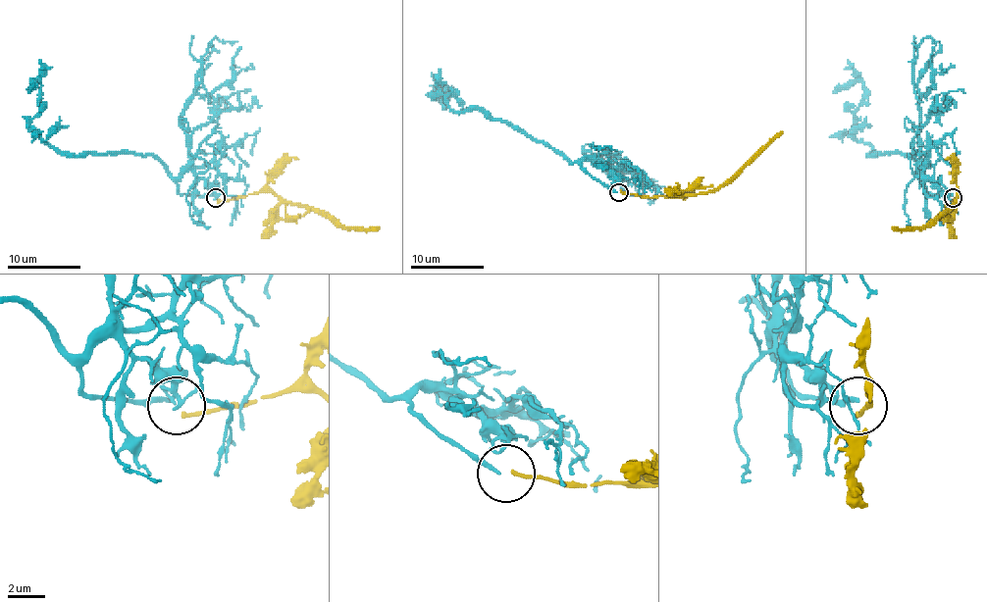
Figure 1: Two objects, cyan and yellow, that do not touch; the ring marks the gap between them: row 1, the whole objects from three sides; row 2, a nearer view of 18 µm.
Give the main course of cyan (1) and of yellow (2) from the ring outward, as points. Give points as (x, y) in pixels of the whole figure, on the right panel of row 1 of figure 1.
1: (953, 195), (930, 194), (923, 170), (909, 155), (869, 155), (871, 148), (855, 137), (860, 81), (833, 93)
2: (953, 199), (955, 201), (956, 192), (956, 201), (923, 226), (892, 226)

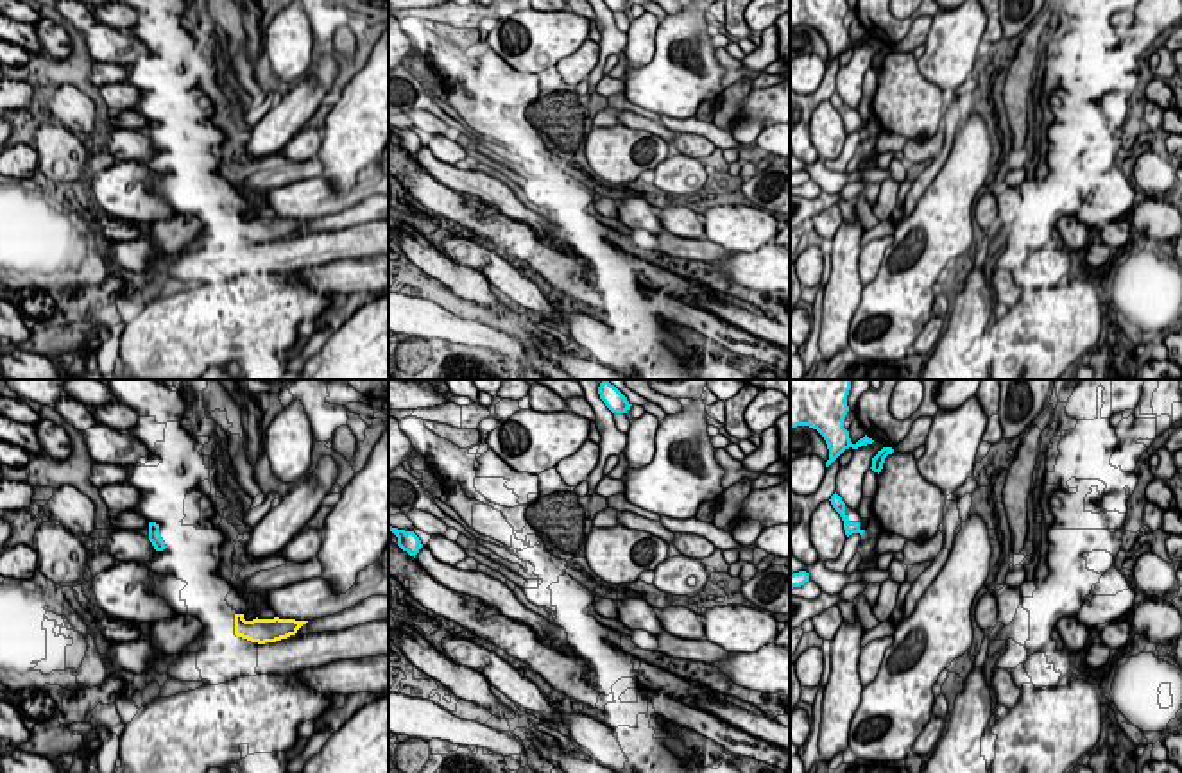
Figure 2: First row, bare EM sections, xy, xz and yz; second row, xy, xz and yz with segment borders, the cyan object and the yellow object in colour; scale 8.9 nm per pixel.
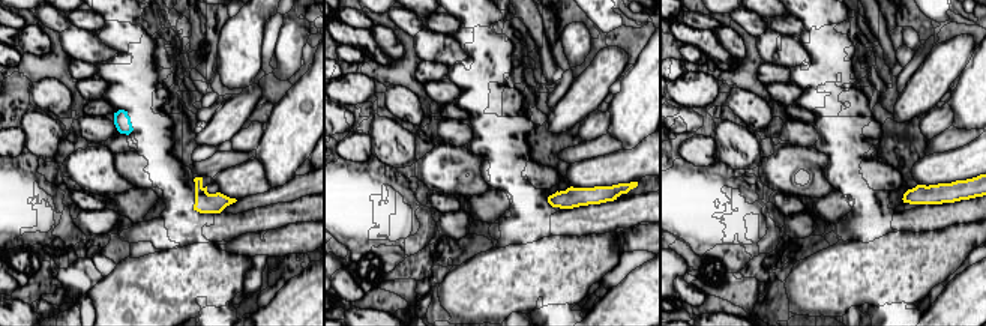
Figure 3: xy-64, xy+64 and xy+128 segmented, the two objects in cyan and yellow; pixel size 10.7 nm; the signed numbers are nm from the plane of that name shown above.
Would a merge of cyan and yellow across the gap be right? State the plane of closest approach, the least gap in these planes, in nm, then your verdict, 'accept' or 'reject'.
view xy; gap 850 nm; reject

